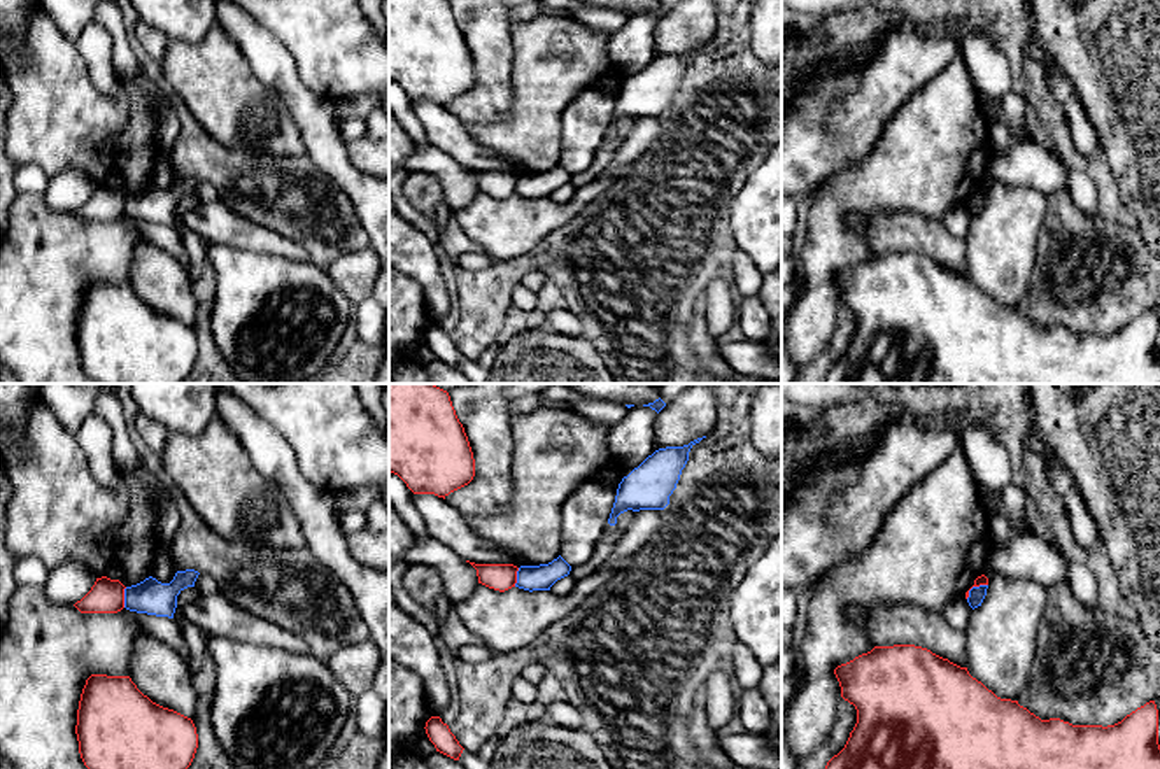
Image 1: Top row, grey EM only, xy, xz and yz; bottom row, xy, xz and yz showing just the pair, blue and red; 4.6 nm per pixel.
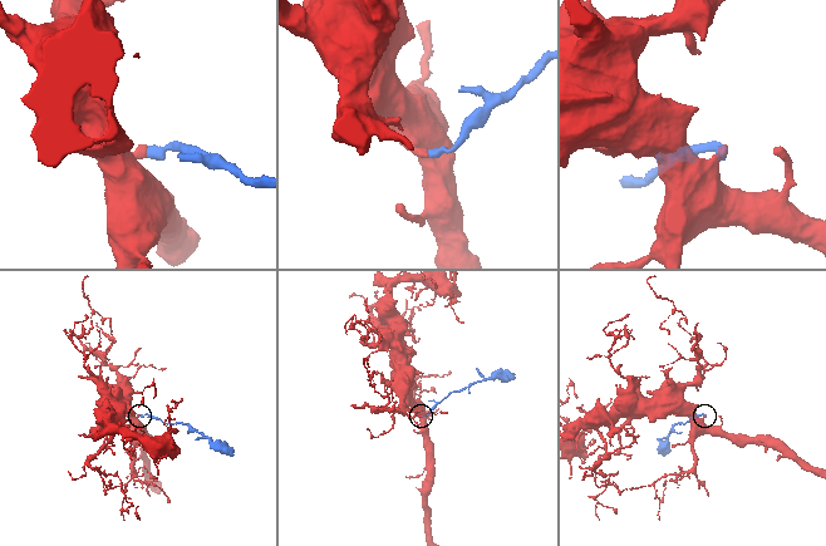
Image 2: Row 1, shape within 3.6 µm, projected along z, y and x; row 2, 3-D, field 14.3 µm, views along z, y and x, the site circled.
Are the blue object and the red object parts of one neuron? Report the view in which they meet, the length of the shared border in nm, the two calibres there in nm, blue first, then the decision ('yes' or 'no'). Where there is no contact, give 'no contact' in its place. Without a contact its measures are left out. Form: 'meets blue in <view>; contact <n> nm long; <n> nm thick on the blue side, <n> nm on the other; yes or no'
meets blue in xy; contact 100 nm long; 160 nm thick on the blue side, 160 nm on the other; no

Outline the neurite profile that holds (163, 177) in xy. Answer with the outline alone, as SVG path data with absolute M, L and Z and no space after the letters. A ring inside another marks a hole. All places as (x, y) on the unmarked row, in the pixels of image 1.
M158 151L152 161L152 179L151 184L161 191L170 191L175 184L175 175L170 170L170 156L168 152Z

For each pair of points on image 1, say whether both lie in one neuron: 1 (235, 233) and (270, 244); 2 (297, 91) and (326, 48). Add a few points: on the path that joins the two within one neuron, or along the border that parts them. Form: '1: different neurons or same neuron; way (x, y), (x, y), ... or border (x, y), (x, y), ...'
1: same neuron; way (244, 235), (261, 240)
2: different neurons; border (284, 48), (298, 79), (335, 104)

